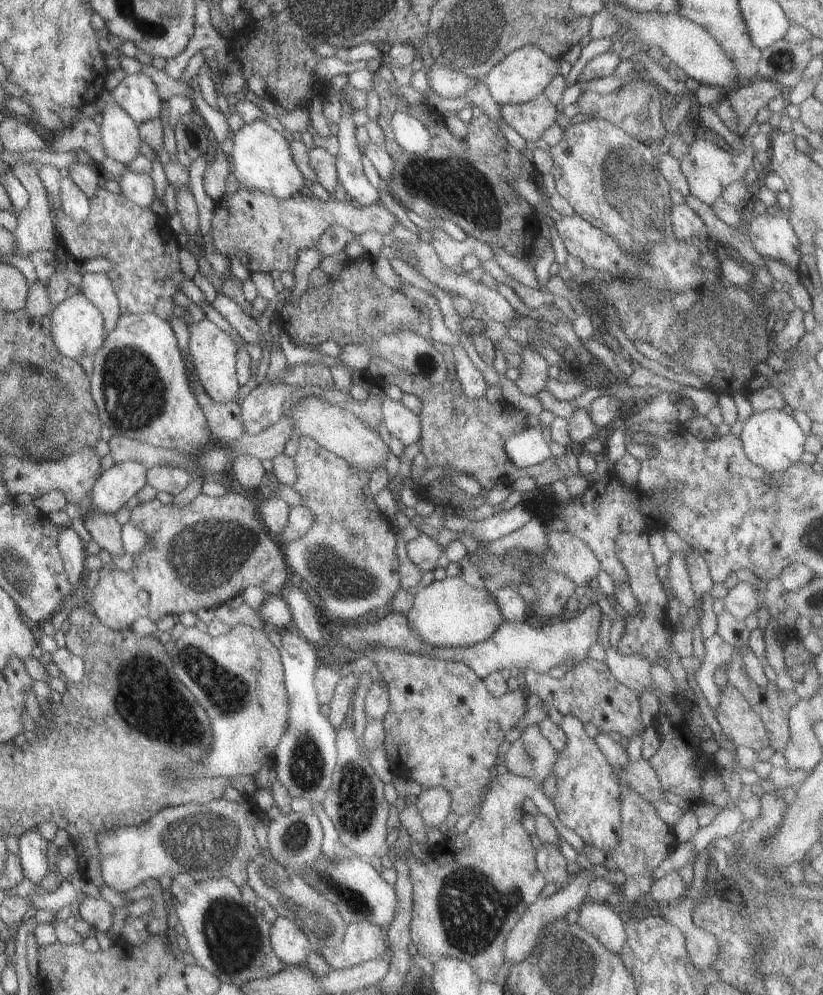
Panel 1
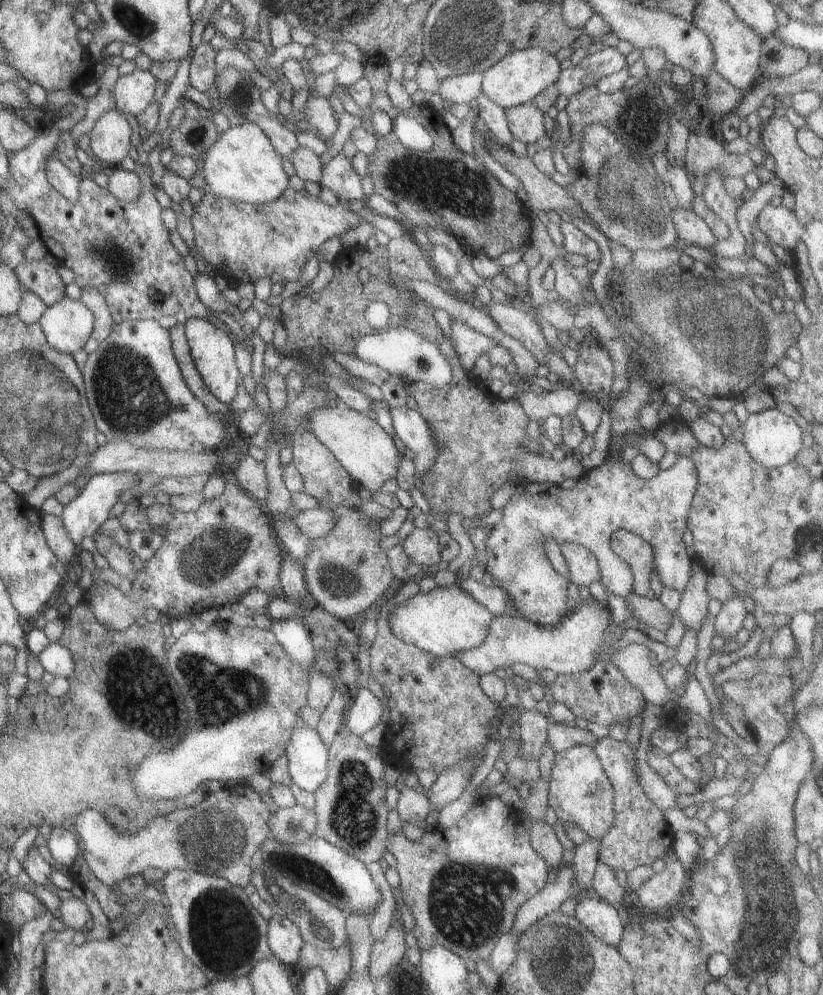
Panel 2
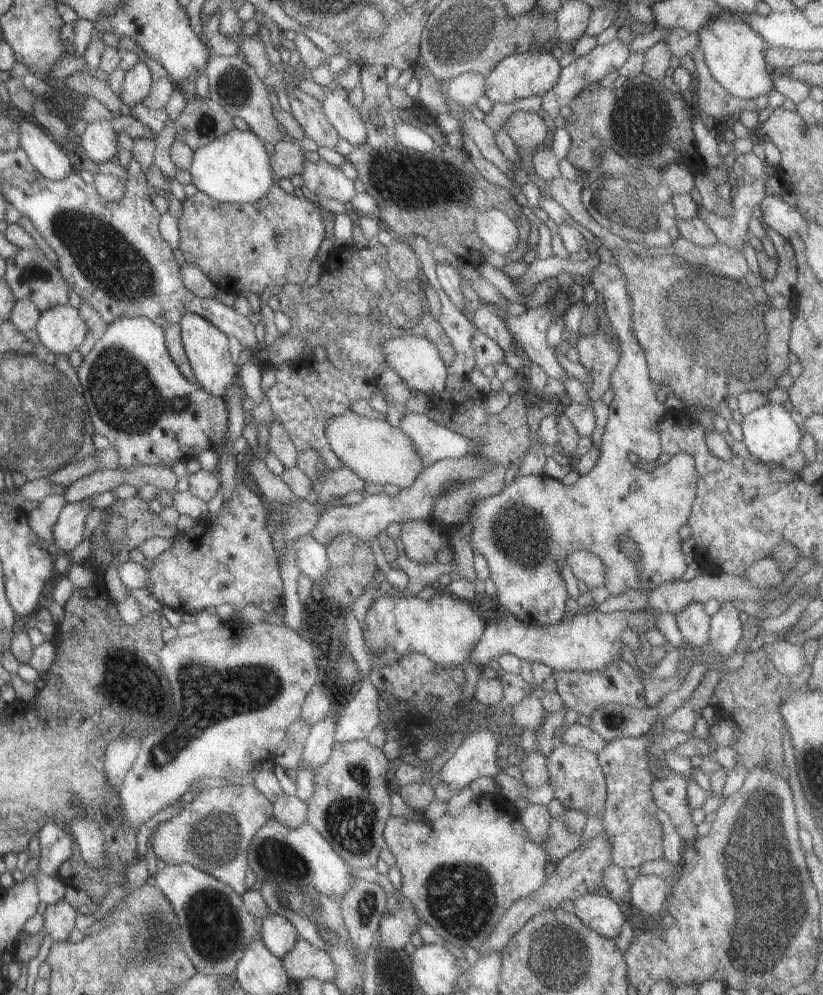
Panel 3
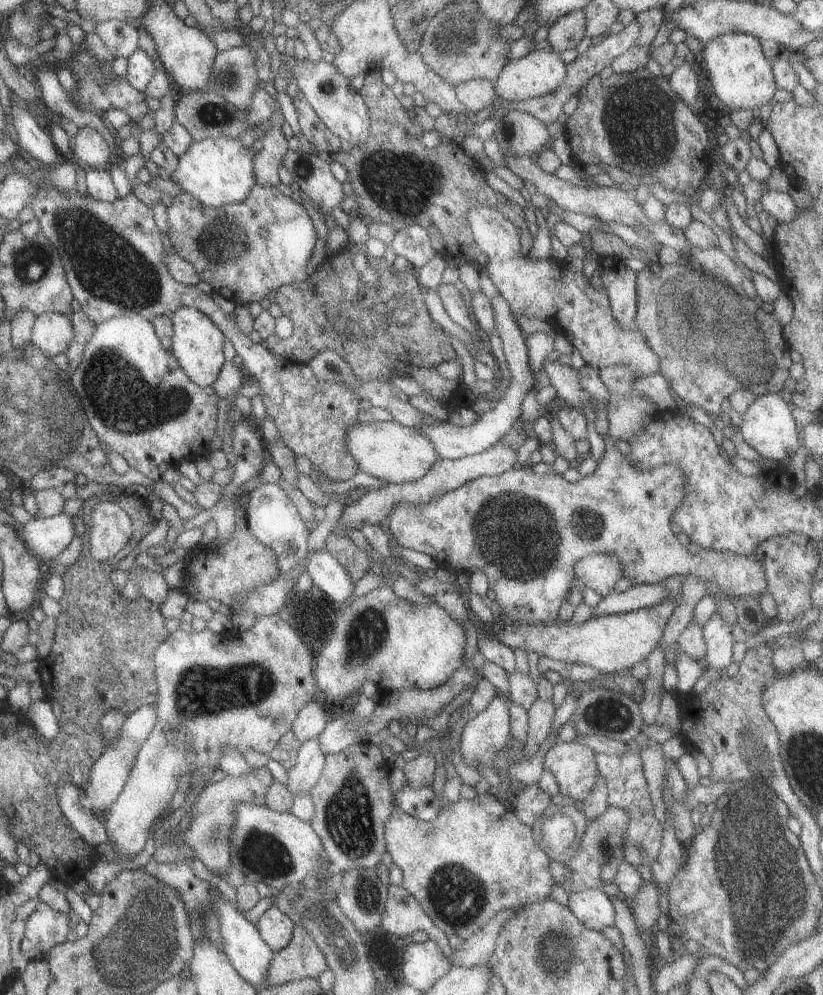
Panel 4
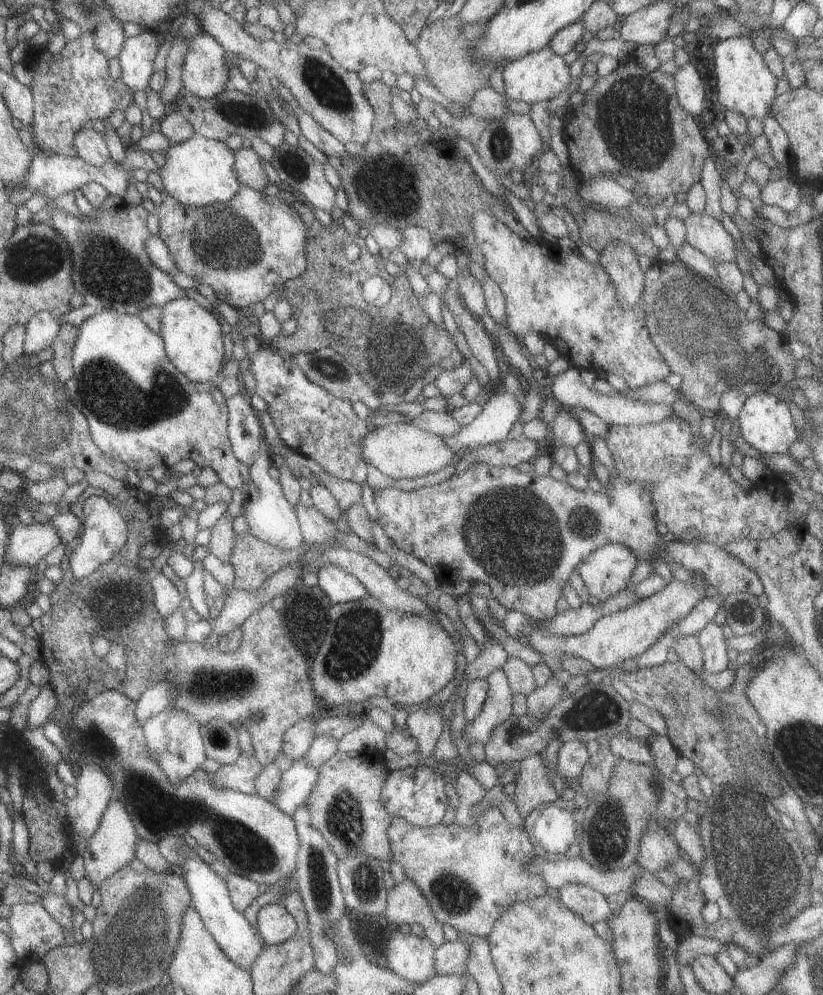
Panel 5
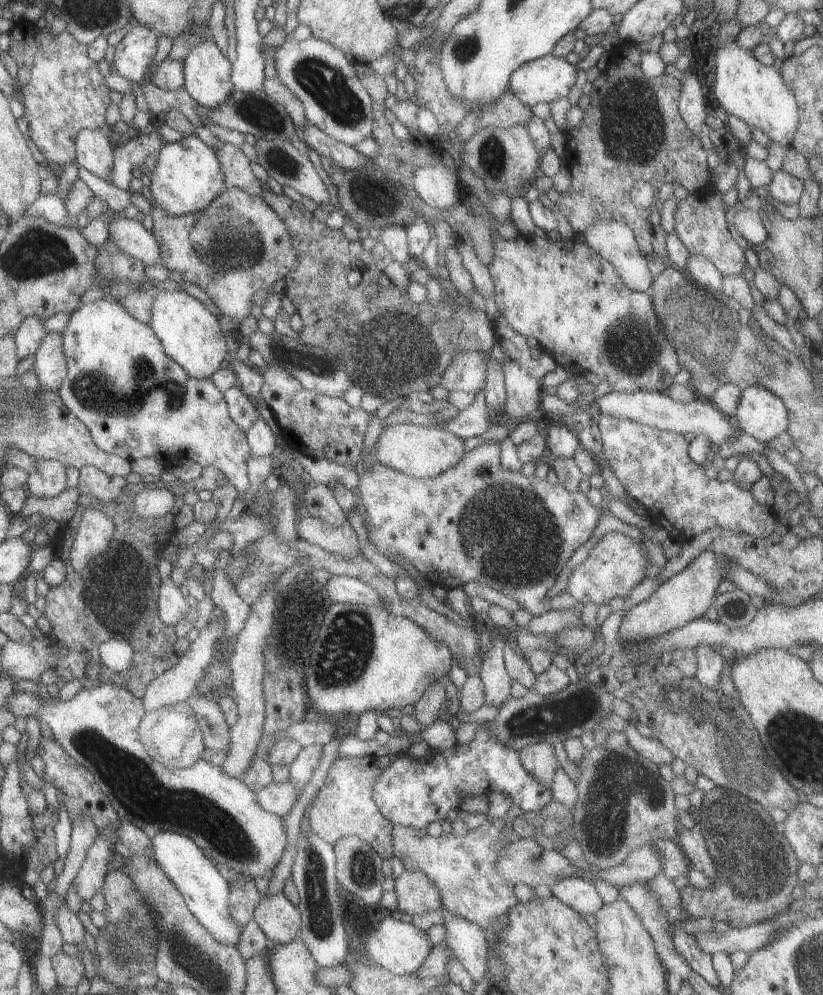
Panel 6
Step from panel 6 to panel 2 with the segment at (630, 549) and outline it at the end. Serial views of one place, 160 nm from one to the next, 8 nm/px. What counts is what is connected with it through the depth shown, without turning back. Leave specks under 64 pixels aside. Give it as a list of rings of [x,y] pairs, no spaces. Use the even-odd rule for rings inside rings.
[[[567,542],[559,546],[567,566],[567,582],[587,587],[591,583],[600,581],[597,560],[583,546]]]

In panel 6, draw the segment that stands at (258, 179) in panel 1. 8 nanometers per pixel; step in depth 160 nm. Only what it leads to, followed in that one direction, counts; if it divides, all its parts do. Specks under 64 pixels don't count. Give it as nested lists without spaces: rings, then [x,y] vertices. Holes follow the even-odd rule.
[[[193,133],[184,135],[179,141],[162,145],[150,174],[151,206],[175,216],[199,212],[227,189],[215,151]]]

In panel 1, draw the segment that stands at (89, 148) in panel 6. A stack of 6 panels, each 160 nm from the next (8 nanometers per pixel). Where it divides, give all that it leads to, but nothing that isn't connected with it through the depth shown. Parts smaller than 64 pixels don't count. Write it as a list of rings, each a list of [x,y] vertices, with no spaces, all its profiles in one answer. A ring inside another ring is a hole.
[[[113,102],[100,114],[98,134],[103,154],[126,166],[140,152],[137,125]]]

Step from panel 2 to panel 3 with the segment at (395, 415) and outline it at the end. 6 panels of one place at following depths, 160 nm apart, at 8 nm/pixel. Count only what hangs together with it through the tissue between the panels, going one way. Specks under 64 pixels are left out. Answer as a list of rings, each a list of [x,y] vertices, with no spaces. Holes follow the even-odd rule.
[[[405,412],[397,428],[412,442],[422,470],[438,460],[476,452],[476,441],[437,425],[423,413]]]

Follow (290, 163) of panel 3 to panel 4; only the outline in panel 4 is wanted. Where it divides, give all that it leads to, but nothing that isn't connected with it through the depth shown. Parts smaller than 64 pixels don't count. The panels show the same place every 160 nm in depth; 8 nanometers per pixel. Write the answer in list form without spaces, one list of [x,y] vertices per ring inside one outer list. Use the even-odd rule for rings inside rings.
[[[279,109],[269,118],[271,129],[260,137],[262,148],[254,152],[252,167],[254,179],[261,186],[277,186],[280,182],[277,178],[277,170],[281,168],[285,153],[287,152],[287,140],[281,132],[283,115]]]

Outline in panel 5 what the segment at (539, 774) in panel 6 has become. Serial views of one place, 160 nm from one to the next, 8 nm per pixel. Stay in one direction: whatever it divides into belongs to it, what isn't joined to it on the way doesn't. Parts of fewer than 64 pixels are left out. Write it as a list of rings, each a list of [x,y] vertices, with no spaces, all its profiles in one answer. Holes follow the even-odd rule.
[[[535,753],[518,761],[514,793],[510,796],[517,812],[524,818],[535,807],[544,807],[557,799],[551,782],[545,778],[543,754]]]

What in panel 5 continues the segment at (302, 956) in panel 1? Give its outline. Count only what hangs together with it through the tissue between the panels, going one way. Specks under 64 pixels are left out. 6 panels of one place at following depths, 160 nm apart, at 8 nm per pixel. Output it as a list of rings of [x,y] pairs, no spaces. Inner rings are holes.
[[[279,903],[261,907],[255,921],[256,933],[265,946],[285,942],[296,929],[296,917],[290,915]]]

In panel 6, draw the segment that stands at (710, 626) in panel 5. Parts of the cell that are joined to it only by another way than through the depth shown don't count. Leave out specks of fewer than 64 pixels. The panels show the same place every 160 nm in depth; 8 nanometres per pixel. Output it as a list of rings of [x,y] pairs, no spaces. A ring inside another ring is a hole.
[[[700,644],[694,648],[696,656],[695,680],[700,685],[710,689],[717,689],[719,677],[723,667],[729,662],[719,655],[718,650],[708,644]]]

